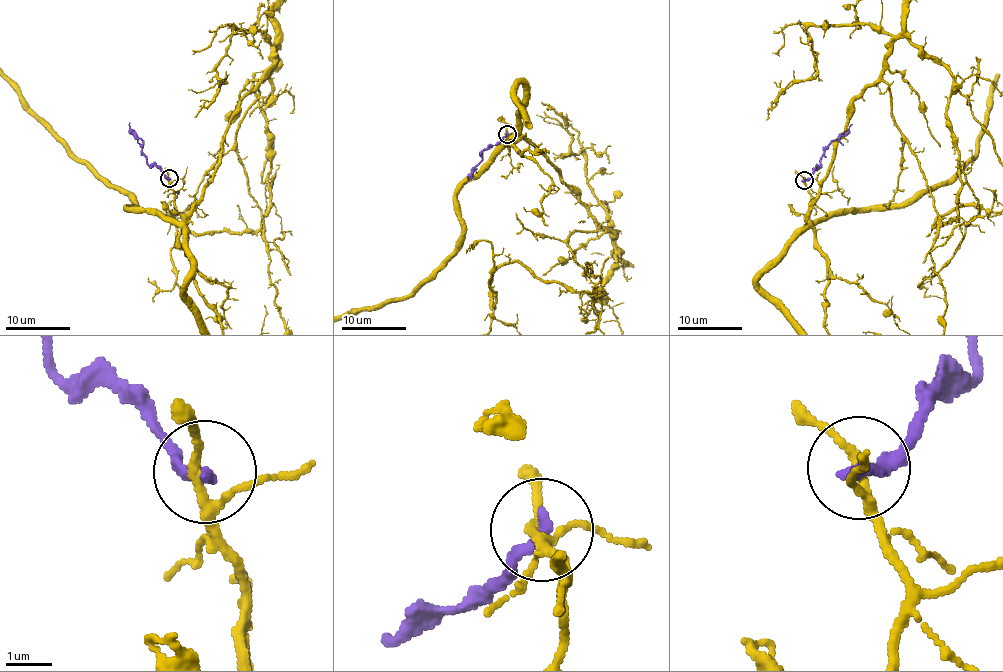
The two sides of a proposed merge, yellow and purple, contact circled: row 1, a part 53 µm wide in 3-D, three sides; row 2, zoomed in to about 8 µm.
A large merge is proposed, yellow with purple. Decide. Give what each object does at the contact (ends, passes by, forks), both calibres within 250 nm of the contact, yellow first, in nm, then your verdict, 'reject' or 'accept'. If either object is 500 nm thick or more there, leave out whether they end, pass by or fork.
yellow forks | purple ends | 160/280 nm | reject

